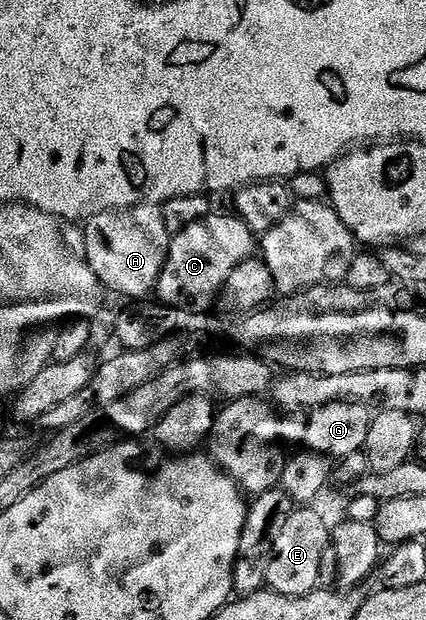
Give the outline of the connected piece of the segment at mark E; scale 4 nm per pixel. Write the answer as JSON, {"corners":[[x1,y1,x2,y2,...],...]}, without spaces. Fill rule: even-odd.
{"corners":[[316,507,293,508,290,519,278,531,278,539,274,539,274,555,268,568,267,588,278,595,287,597,305,597,320,585,322,571,322,555,330,547,330,525]]}

